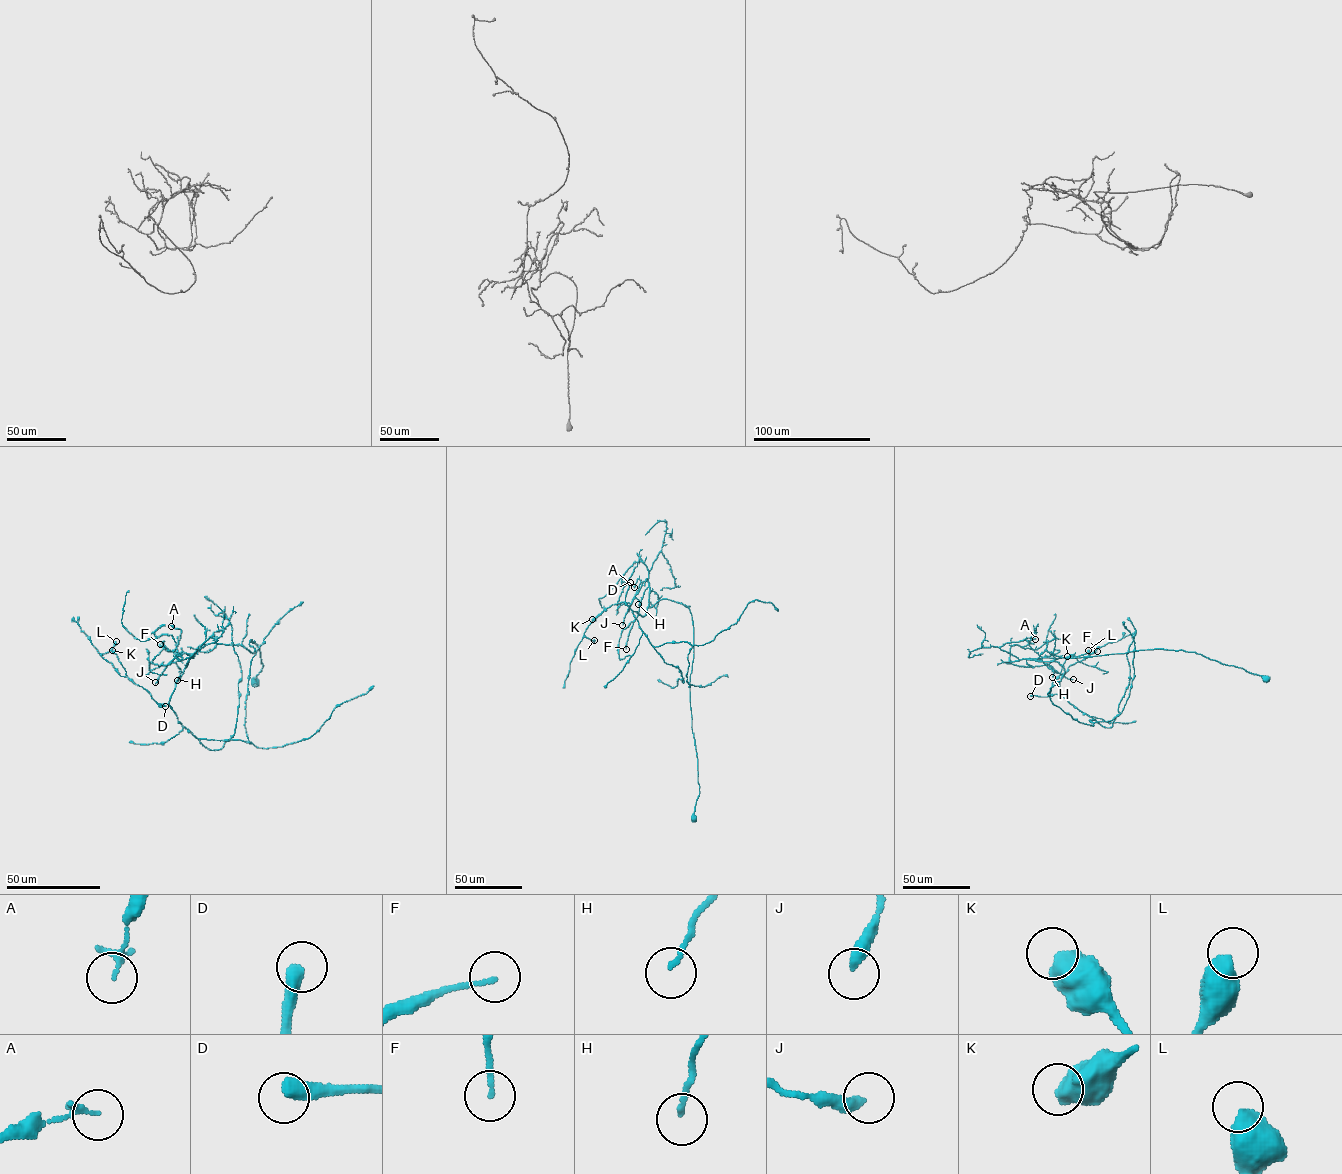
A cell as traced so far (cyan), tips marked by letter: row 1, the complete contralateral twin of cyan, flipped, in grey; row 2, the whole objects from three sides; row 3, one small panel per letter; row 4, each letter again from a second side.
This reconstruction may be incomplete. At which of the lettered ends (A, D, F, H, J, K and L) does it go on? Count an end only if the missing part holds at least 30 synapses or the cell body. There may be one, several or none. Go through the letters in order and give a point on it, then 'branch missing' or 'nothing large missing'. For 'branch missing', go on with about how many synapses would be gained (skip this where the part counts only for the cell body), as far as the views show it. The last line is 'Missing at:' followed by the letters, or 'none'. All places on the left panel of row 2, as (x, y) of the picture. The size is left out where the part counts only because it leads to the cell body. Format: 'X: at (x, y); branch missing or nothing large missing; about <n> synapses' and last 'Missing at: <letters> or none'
A: at (171, 626); nothing large missing
D: at (165, 706); branch missing; about 70 synapses
F: at (160, 644); nothing large missing
H: at (177, 680); nothing large missing
J: at (155, 682); nothing large missing
K: at (112, 650); nothing large missing
L: at (116, 641); nothing large missing
Missing at: D

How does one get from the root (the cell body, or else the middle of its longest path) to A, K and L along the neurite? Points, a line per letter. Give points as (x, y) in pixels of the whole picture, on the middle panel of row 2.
A: (694, 818), (691, 614), (666, 599), (650, 607), (647, 581), (637, 593), (640, 579), (634, 587)
K: (694, 818), (699, 786), (690, 704), (689, 609), (662, 598), (642, 616), (621, 602), (592, 619)
L: (694, 818), (699, 786), (689, 609), (662, 598), (642, 616), (623, 602), (612, 604), (586, 629), (594, 640)

